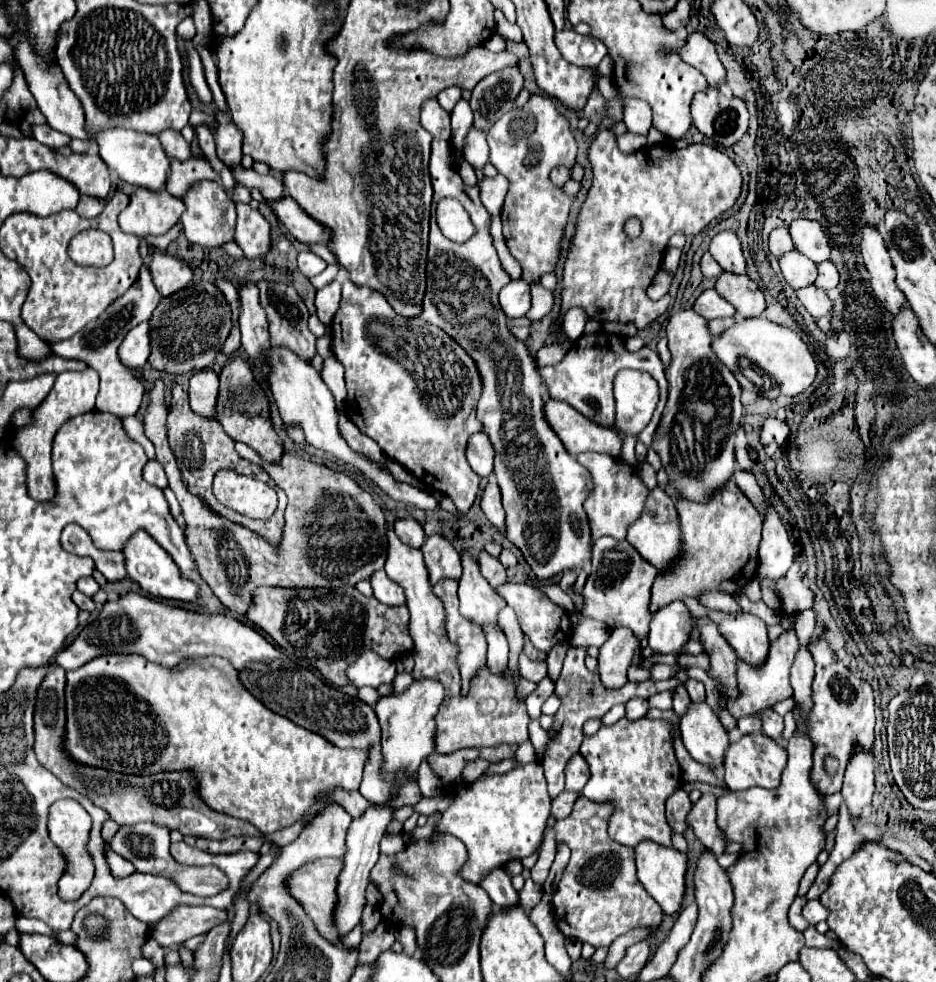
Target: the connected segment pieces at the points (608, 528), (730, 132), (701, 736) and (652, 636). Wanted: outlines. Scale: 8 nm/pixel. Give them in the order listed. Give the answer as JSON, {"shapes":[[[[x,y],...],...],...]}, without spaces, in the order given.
{"shapes":[[[[580,453],[576,459],[590,471],[594,485],[584,501],[584,511],[588,515],[592,541],[596,541],[602,535],[610,535],[620,541],[626,539],[628,525],[636,521],[636,517],[640,517],[644,509],[644,499],[648,495],[646,485],[640,481],[634,467],[624,465],[620,459],[610,457],[606,453]]],[[[708,87],[692,99],[692,125],[722,147],[734,147],[748,129],[748,109],[742,99]]],[[[690,701],[690,705],[686,707],[686,713],[680,717],[680,731],[682,731],[684,747],[690,751],[690,755],[696,761],[704,763],[710,769],[722,765],[724,751],[730,745],[728,743],[728,733],[724,731],[720,719],[716,717],[716,713],[712,711],[712,707],[706,701]]],[[[672,601],[652,613],[648,645],[656,653],[678,653],[692,631],[692,615],[682,601]]]]}

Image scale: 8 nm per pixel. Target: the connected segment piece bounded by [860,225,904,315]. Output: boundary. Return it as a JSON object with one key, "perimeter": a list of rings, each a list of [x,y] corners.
{"perimeter":[[[864,225],[860,239],[860,255],[864,259],[864,267],[870,273],[870,283],[882,305],[896,315],[900,305],[904,303],[904,295],[894,283],[896,273],[892,273],[892,261],[888,257],[888,249],[884,249],[884,239],[876,227]]]}

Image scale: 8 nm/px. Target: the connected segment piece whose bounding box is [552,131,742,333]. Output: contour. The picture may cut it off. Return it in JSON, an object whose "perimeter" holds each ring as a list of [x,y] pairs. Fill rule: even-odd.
{"perimeter":[[[600,131],[592,145],[588,147],[588,161],[592,167],[592,185],[586,195],[584,205],[580,207],[576,233],[572,237],[568,257],[564,261],[564,287],[562,287],[562,309],[558,319],[552,323],[552,331],[558,333],[562,327],[566,311],[578,307],[584,309],[586,317],[598,321],[604,315],[604,323],[634,323],[638,329],[650,325],[658,315],[662,315],[670,305],[670,296],[660,301],[652,301],[646,295],[654,275],[662,265],[662,251],[672,235],[696,235],[712,219],[719,218],[726,209],[730,209],[740,195],[742,177],[734,161],[710,145],[692,143],[684,149],[672,145],[652,145],[636,153],[622,153],[616,145],[616,137],[610,131]],[[628,217],[638,217],[642,221],[642,235],[638,239],[628,239],[624,233],[624,221]]]}

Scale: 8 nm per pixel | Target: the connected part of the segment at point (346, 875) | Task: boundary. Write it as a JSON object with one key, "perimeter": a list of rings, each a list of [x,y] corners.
{"perimeter":[[[392,793],[394,797],[390,797],[390,801],[386,801],[384,805],[370,805],[360,817],[356,817],[348,829],[348,837],[346,837],[346,855],[344,855],[344,867],[338,875],[338,887],[336,887],[336,905],[332,911],[332,923],[338,931],[338,937],[344,939],[362,919],[362,909],[366,905],[366,887],[368,887],[368,875],[372,871],[372,867],[378,861],[380,855],[380,839],[386,833],[388,823],[394,817],[394,807],[390,807],[390,803],[398,797],[398,793]]]}

